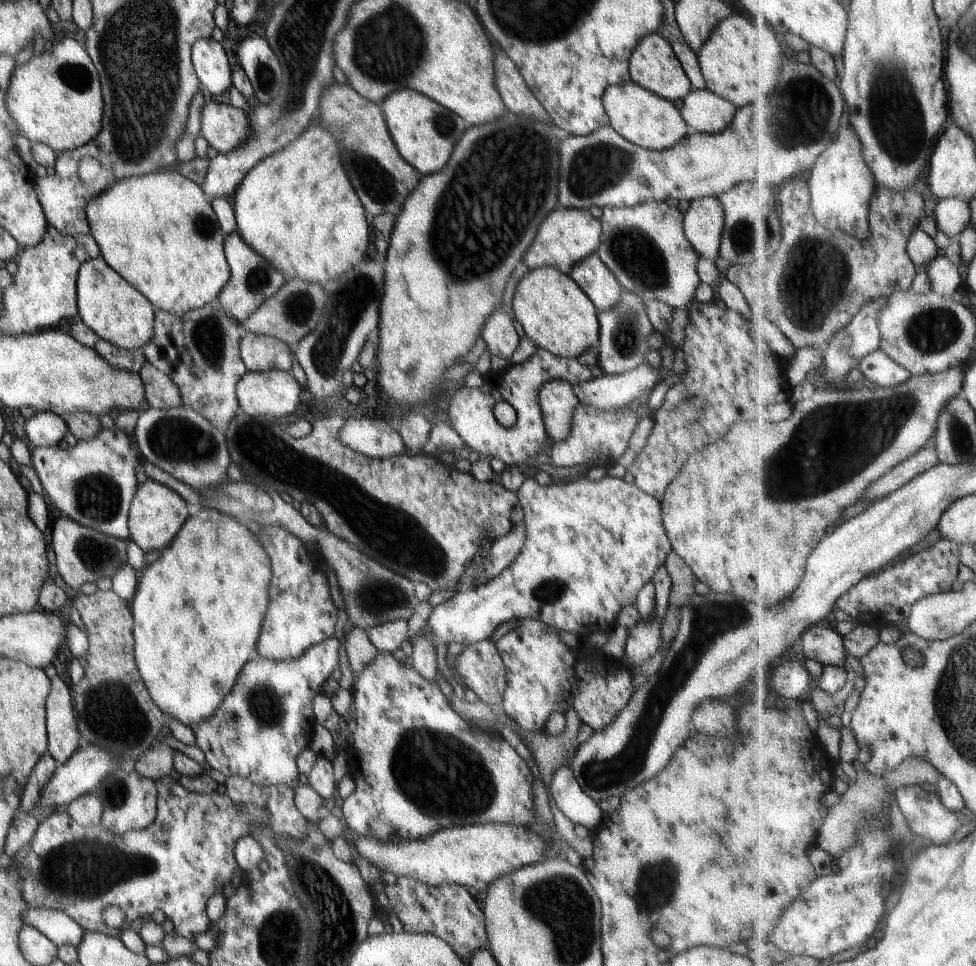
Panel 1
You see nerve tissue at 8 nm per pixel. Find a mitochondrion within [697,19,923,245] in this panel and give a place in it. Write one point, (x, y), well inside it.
(798, 116)

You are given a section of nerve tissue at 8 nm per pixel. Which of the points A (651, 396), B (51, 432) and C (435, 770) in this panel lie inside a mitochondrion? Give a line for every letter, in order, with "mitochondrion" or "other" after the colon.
A: other
B: other
C: mitochondrion

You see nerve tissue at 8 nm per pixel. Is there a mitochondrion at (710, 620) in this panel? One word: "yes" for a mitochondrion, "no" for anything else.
yes

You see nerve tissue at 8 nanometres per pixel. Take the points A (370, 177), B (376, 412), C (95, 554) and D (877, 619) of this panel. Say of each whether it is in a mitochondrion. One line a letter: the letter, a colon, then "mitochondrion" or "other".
A: mitochondrion
B: other
C: mitochondrion
D: other

